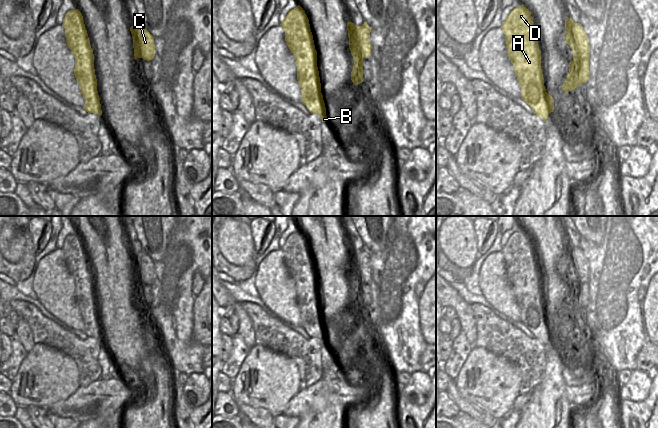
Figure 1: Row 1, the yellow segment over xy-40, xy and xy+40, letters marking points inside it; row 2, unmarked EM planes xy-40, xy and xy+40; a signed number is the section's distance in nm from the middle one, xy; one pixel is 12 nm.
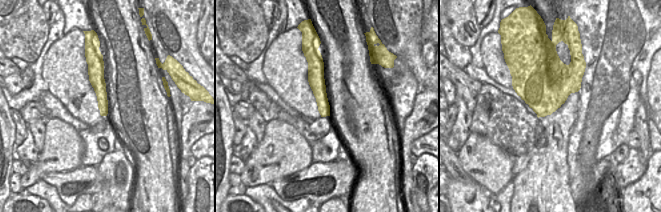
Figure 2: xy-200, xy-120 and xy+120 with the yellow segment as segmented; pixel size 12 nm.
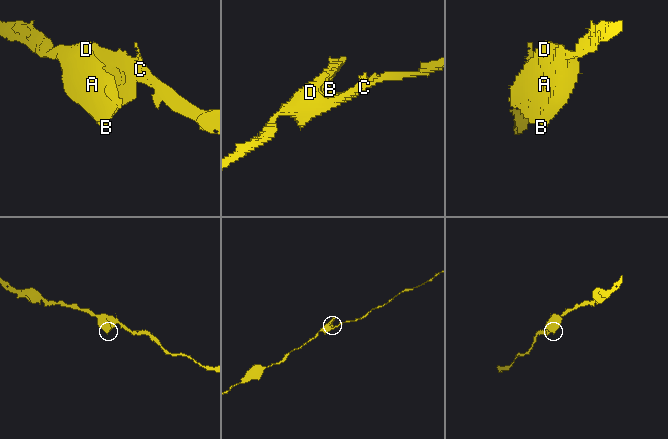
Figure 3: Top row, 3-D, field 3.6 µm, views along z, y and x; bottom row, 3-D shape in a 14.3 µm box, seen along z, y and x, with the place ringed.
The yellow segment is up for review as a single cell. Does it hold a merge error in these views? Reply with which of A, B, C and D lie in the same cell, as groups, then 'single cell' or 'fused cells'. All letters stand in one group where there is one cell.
groups A B C D; single cell

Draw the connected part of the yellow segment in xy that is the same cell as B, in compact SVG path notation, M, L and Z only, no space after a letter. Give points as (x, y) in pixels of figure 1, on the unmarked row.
M298 229L290 234L280 248L285 255L285 265L295 281L297 304L301 312L301 326L311 338L318 338L326 346L326 331L321 317L317 291L317 275L310 253L309 243Z

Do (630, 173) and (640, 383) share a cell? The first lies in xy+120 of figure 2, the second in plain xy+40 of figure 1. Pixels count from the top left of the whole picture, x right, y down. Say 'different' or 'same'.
same

